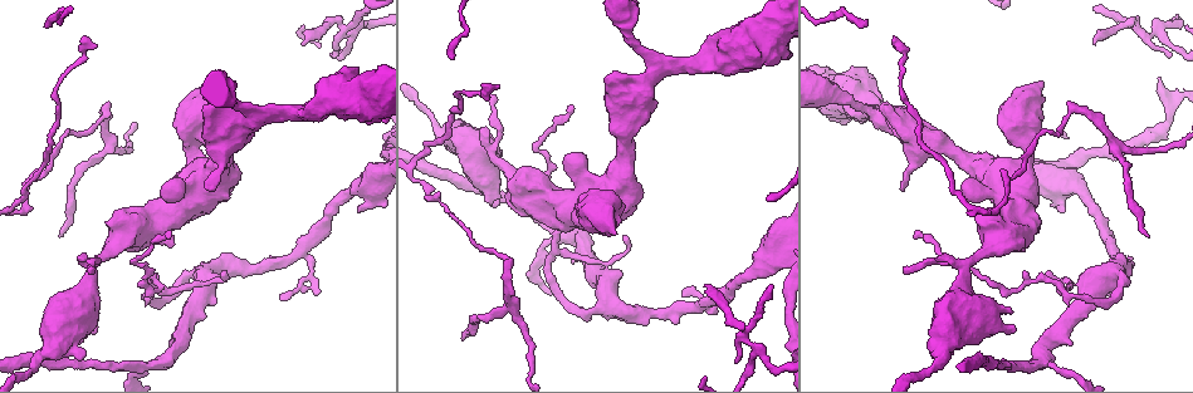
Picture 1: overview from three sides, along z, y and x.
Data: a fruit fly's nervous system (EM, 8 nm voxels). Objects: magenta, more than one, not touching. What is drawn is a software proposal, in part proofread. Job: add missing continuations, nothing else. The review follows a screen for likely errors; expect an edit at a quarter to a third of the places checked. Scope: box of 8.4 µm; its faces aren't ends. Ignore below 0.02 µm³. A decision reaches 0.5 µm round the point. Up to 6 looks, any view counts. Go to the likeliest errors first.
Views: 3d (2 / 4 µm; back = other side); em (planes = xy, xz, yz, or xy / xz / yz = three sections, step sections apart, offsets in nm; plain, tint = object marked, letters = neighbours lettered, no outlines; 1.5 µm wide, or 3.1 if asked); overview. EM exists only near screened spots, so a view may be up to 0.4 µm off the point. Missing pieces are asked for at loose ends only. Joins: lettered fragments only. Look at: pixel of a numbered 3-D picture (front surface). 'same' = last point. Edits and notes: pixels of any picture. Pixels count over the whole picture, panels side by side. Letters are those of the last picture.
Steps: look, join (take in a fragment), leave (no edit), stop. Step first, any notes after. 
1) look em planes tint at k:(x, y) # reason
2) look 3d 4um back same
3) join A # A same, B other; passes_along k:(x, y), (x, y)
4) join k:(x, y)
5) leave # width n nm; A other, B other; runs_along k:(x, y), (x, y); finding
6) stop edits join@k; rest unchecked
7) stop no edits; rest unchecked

look em xy step 8 tint at 1:(461, 339) # thin end

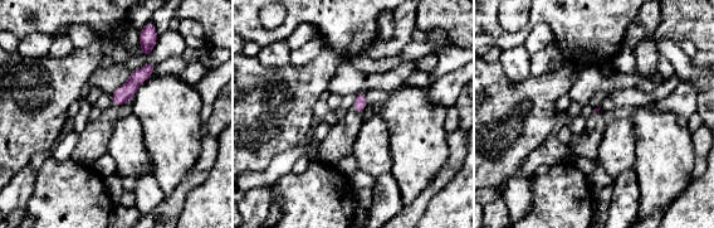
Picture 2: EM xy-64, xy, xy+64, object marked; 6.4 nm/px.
look em xy step 8 letters same

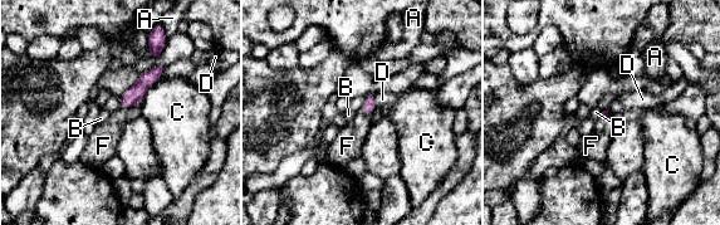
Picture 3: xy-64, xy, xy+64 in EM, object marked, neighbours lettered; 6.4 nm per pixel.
join F # A other, B other, C other, D other, F same; passes_along 3:(368, 107), (366, 113), (347, 146); it goes on there

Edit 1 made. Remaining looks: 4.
look em planes letters at 1:(900, 190) # an open end

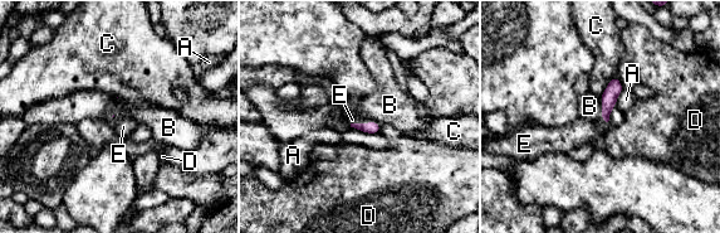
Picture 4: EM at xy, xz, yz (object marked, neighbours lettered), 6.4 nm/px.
join E # A other, B other, C other, D other, E same; the neuron continues

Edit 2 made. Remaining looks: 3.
look overview # redraw

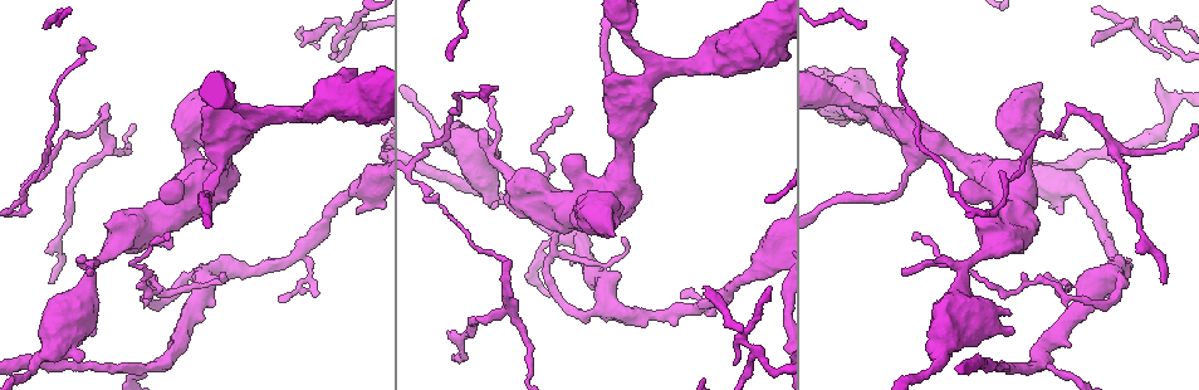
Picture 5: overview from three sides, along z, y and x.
look 3d 4um at 5:(332, 59) # tapers out

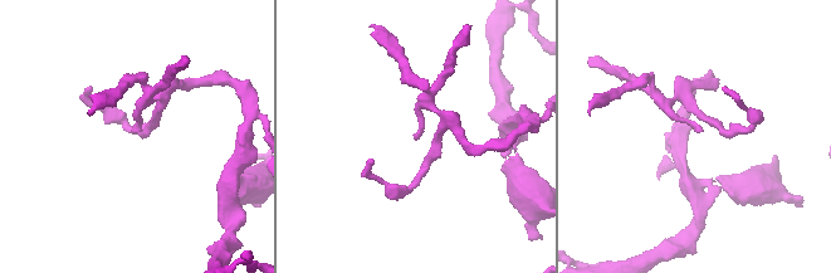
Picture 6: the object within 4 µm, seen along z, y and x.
look em planes letters at 6:(416, 135) # now the EM

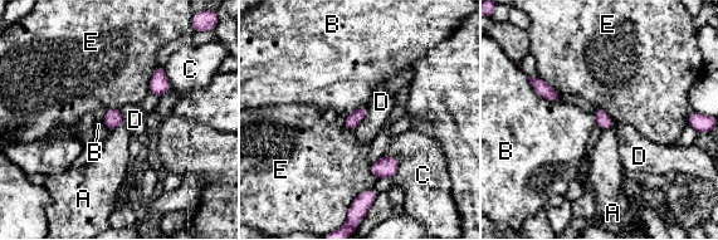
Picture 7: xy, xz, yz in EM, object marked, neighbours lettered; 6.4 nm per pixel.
leave # width 90 nm; A other, B other, C other, D other, E other; border 7:(527, 77), (541, 96), (560, 102); none of them fits

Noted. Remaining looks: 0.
stop edits join@3, join@4; rest unchecked

